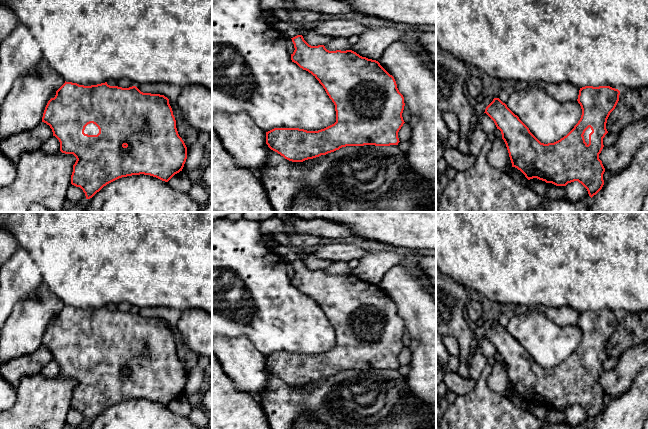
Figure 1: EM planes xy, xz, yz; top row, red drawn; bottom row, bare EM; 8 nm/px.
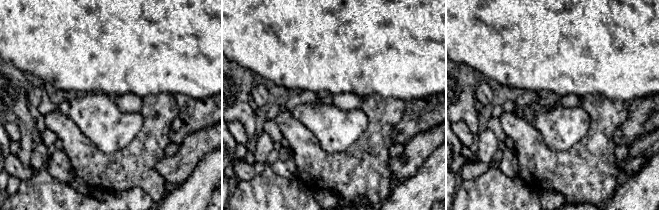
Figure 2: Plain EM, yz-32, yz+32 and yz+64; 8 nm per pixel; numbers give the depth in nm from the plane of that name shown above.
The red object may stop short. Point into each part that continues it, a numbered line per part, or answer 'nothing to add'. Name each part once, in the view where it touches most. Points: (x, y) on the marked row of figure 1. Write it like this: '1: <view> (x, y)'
1: xy (91, 129)

